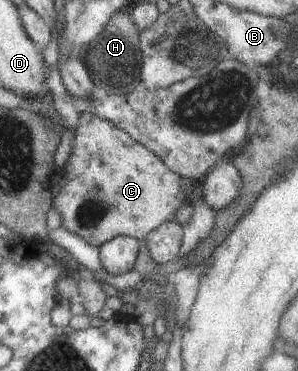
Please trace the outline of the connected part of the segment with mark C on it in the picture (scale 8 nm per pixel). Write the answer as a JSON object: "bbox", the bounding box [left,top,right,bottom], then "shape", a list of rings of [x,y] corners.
{"bbox":[51,113,189,247],"shape":[[[90,113],[79,114],[78,124],[74,127],[70,155],[65,166],[58,170],[58,176],[64,176],[64,183],[52,197],[51,206],[60,217],[59,226],[80,237],[88,245],[98,247],[118,235],[134,237],[140,241],[158,224],[172,220],[178,207],[189,202],[186,193],[178,184],[179,175],[170,171],[158,156],[132,141],[129,135],[116,129],[109,121],[94,117]]]}

